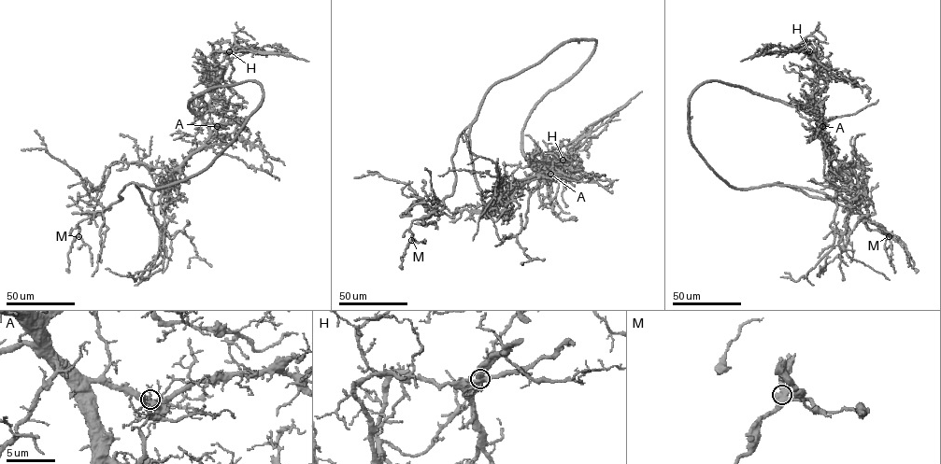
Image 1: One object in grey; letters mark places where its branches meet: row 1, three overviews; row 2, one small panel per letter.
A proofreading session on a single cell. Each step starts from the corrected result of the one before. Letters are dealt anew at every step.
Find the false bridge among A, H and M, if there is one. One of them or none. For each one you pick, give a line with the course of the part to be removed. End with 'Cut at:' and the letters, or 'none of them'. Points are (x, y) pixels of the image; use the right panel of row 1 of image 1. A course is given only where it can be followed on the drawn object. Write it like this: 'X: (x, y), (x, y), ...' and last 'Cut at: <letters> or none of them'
H: (808, 51), (796, 46), (791, 49), (762, 52), (765, 46), (768, 49)
Cut at: H

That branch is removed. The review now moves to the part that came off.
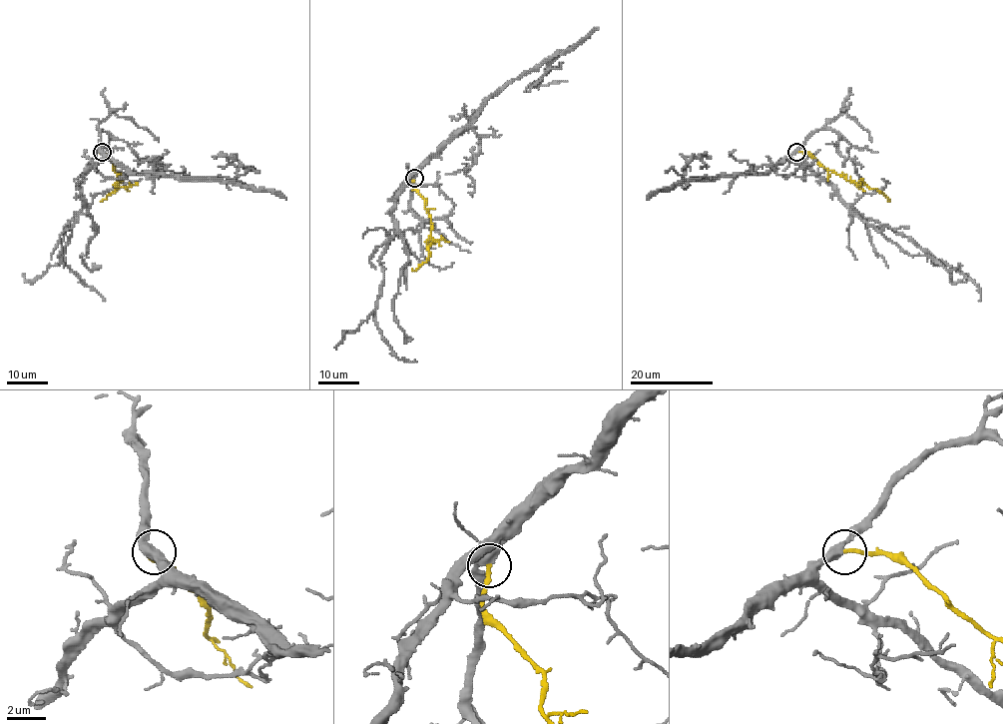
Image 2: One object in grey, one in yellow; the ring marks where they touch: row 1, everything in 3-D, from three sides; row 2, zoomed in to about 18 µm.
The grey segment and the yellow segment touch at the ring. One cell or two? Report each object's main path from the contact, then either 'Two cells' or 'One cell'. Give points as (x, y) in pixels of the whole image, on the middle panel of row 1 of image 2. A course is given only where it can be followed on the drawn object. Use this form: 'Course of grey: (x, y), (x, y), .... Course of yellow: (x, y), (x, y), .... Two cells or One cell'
Course of grey: (414, 177), (416, 171), (391, 213), (394, 234), (379, 261), (383, 283), (374, 323), (397, 358), (417, 362). Course of yellow: (414, 177), (414, 189), (425, 201), (432, 228), (427, 245), (429, 257), (416, 270), (412, 268). One cell

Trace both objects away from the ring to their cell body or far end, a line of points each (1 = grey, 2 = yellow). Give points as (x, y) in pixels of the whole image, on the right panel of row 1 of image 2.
1: (796, 152), (790, 157), (831, 184), (836, 196), (860, 215), (901, 233), (962, 272), (979, 287), (981, 300)
2: (796, 152), (807, 152), (826, 169), (875, 189), (889, 200), (887, 202)

